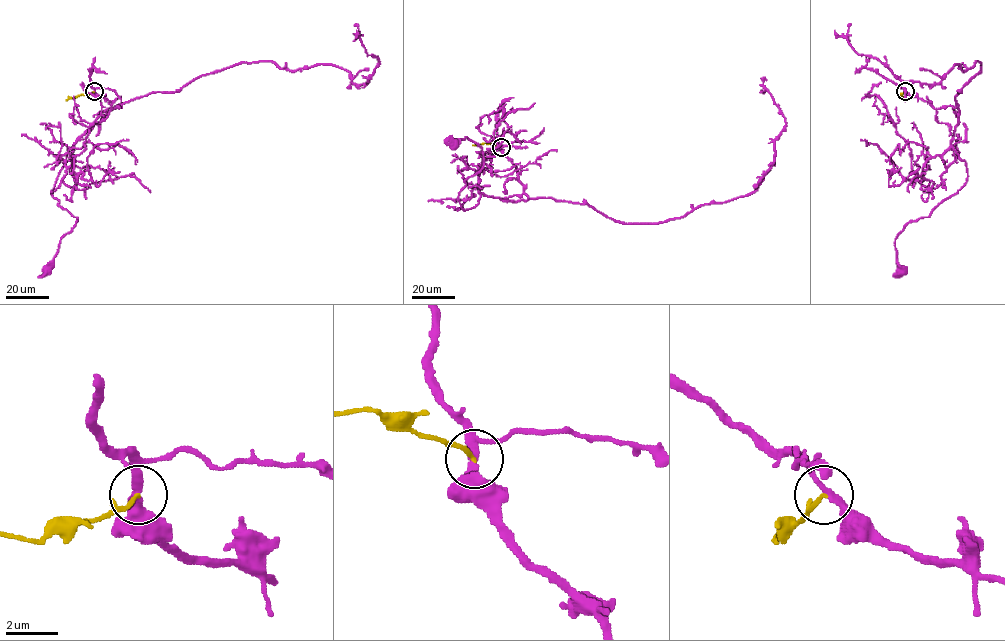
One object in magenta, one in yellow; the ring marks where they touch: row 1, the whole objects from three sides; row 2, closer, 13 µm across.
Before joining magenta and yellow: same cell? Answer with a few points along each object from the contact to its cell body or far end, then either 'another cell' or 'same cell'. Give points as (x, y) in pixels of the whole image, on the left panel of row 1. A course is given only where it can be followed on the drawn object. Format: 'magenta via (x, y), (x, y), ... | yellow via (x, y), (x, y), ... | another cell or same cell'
magenta via (94, 91), (112, 109), (121, 108), (81, 136), (57, 178), (51, 194), (77, 220), (47, 271) | yellow via (94, 91), (66, 100) | another cell

